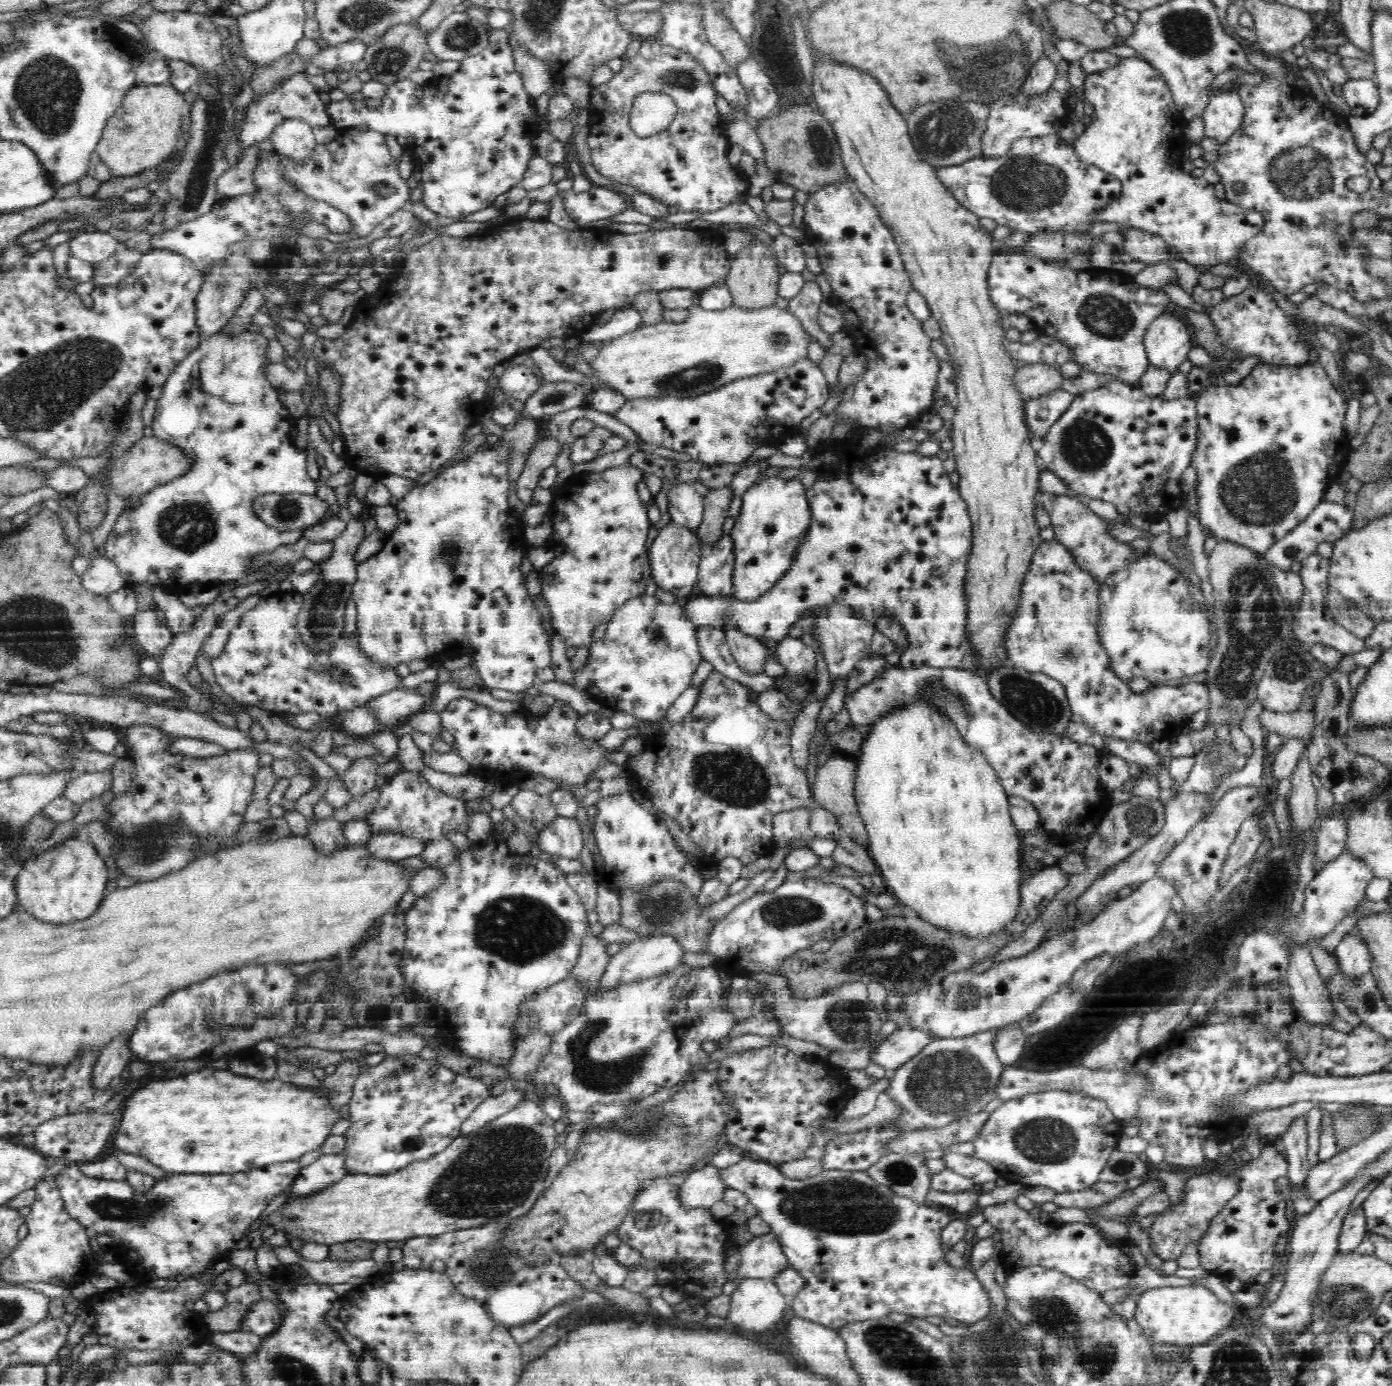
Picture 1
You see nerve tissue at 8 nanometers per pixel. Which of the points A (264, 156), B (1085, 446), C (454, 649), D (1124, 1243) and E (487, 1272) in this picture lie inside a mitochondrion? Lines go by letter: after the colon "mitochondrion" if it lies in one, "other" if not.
A: other
B: mitochondrion
C: other
D: other
E: mitochondrion

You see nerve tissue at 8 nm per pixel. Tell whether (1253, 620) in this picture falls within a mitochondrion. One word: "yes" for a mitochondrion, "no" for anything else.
yes

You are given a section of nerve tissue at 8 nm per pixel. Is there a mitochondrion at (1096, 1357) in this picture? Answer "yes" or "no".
yes

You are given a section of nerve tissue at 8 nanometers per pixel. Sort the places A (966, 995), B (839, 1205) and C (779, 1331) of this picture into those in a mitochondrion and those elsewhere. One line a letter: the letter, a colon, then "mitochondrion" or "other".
A: mitochondrion
B: mitochondrion
C: other

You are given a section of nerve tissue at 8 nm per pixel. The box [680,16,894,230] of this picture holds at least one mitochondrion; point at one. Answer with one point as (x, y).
(821, 145)

